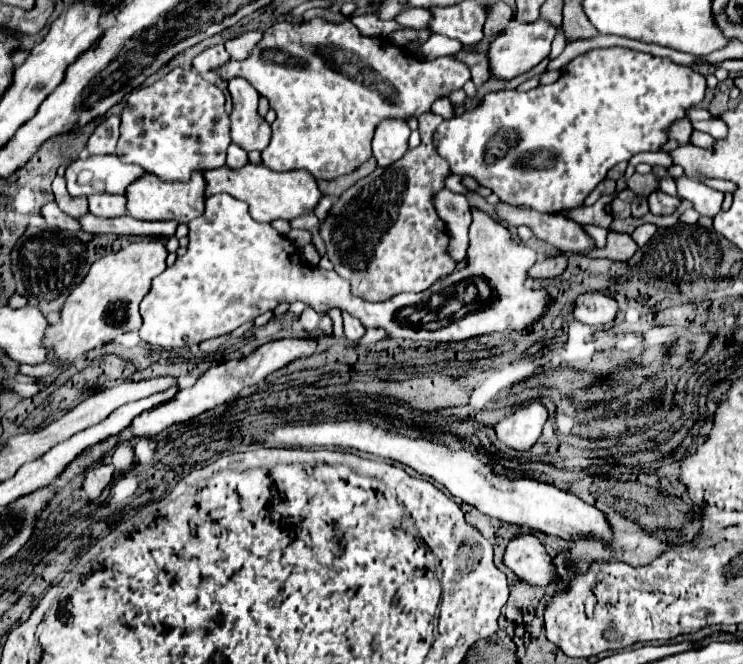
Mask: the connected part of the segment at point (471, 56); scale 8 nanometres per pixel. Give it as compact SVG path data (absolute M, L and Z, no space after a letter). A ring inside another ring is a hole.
M460 50L458 54L452 56L454 60L464 62L470 72L472 72L472 82L476 86L482 86L482 82L486 82L490 78L490 70L488 70L488 56L480 54L480 52L472 52L472 50Z

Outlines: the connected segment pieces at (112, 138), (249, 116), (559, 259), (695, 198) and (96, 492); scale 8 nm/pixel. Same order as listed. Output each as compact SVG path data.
M108 116L94 130L86 148L90 150L90 154L114 154L118 138L120 138L120 118L118 116Z
M232 78L228 80L230 94L232 94L232 112L230 112L230 122L232 122L232 142L244 148L246 152L252 150L264 150L272 136L272 128L264 116L258 114L258 98L260 94L256 88L244 80L244 78Z
M558 254L552 258L544 258L538 260L530 270L528 270L528 278L534 280L544 280L544 278L556 278L566 270L568 264L568 256L566 254Z
M680 176L676 180L676 186L678 186L678 194L680 198L684 200L690 200L694 204L694 210L698 210L702 216L716 216L722 208L722 200L724 200L724 194L720 190L714 190L706 184L698 184L698 182L692 182L688 180L686 176Z
M96 464L96 466L88 468L82 488L90 496L90 500L96 500L102 494L102 490L114 480L114 470L116 468L112 464Z

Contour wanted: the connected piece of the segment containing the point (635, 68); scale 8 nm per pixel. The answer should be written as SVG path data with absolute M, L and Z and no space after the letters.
M594 48L584 52L582 56L570 60L566 66L560 68L560 78L548 86L536 86L528 92L516 92L516 90L500 90L494 94L488 94L482 104L474 110L466 110L462 116L456 116L452 120L444 120L438 128L438 140L436 150L440 152L442 158L448 160L452 174L458 176L472 176L480 182L480 186L488 186L494 190L494 194L498 194L504 202L508 204L526 204L538 212L558 212L564 208L578 208L584 204L584 200L588 198L588 194L598 186L598 182L602 182L606 178L606 172L610 168L614 168L618 162L628 162L632 156L636 156L638 152L656 152L660 150L666 142L668 142L668 130L676 120L686 118L688 110L696 104L700 104L704 100L706 94L706 78L698 72L694 72L690 66L680 66L676 62L672 62L670 58L652 58L652 54L646 52L636 52L630 48Z

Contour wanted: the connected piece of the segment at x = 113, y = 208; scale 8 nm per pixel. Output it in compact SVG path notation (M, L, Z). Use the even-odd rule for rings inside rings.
M100 194L88 196L90 212L100 218L118 218L126 214L126 196L124 194Z

